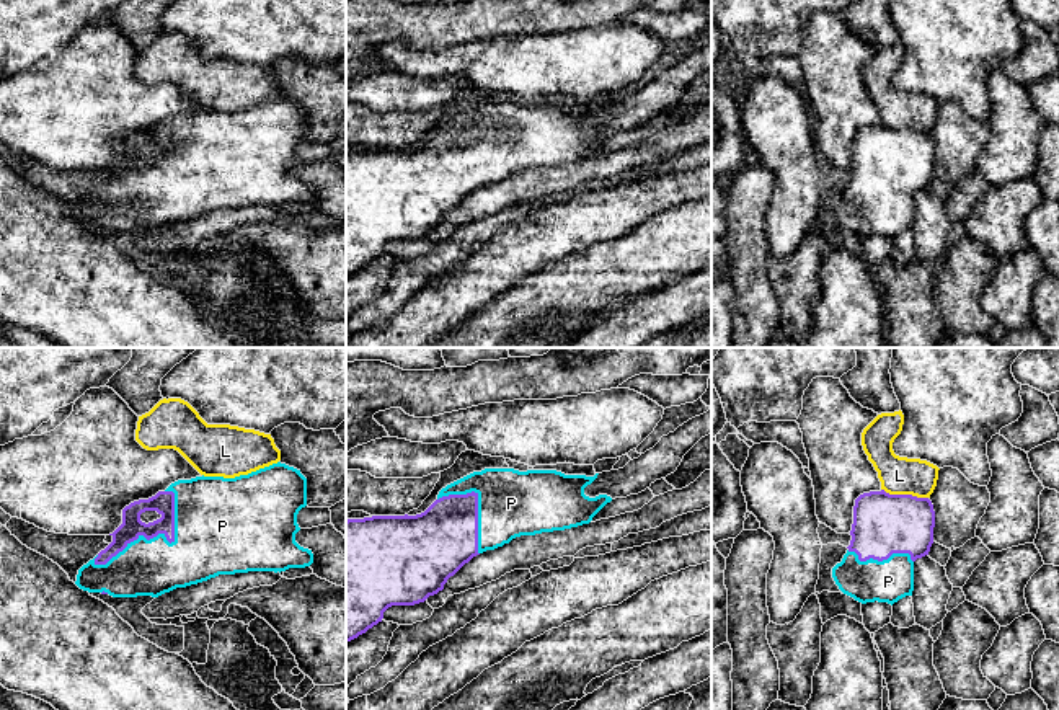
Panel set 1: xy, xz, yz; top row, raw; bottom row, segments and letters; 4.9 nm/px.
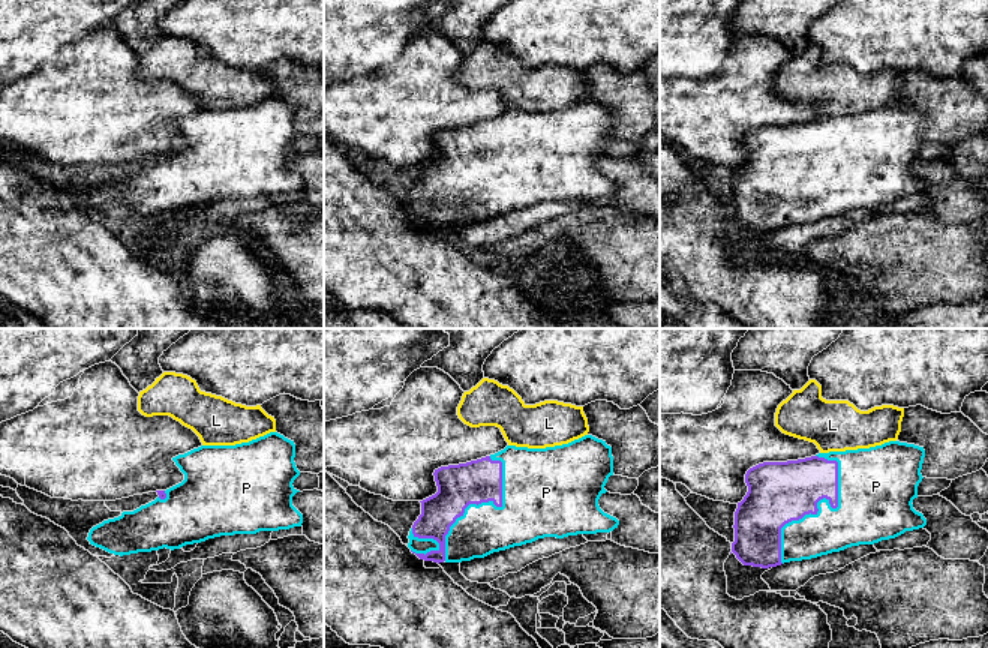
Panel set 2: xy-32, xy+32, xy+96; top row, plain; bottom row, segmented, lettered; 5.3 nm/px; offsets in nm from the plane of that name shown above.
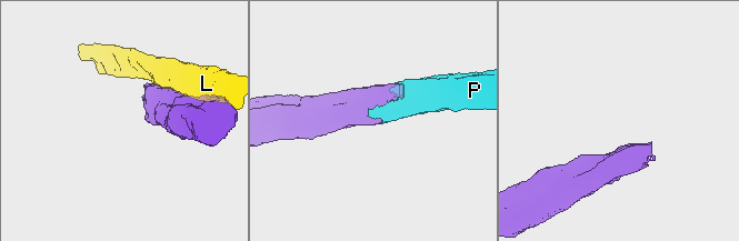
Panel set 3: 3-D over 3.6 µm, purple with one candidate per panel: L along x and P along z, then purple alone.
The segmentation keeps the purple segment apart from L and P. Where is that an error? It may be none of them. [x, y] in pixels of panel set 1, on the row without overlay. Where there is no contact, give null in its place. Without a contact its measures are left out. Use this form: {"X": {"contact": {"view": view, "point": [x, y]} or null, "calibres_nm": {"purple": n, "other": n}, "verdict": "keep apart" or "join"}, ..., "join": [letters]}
{"L": {"contact": {"view": "yz", "point": [904, 129]}, "calibres_nm": {"purple": 300, "other": 190}, "verdict": "keep apart"}, "P": {"contact": {"view": "xy", "point": [155, 170]}, "calibres_nm": {"purple": 110, "other": 320}, "verdict": "join"}, "join": ["P"]}

